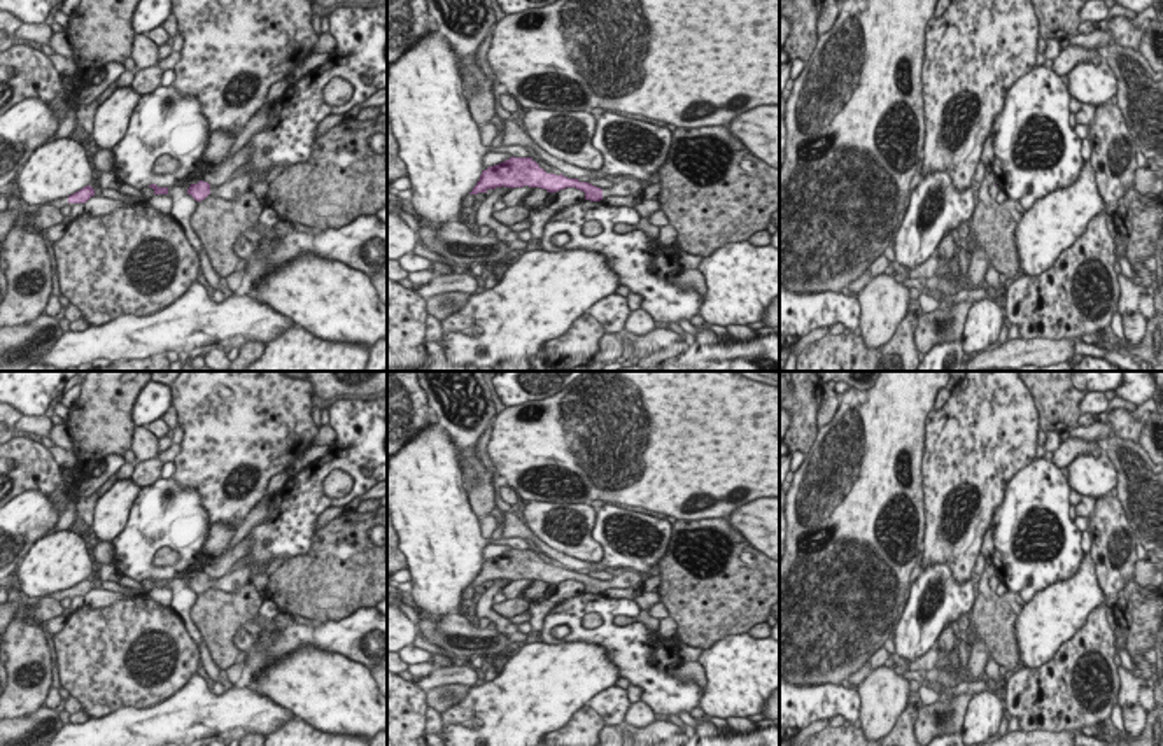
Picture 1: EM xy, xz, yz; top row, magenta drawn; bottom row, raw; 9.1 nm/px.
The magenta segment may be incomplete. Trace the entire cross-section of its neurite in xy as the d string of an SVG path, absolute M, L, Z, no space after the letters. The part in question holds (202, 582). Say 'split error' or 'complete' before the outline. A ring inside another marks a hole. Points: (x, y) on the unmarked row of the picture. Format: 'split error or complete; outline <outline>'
split error; outline M243 564L215 580L212 580L208 574L200 573L198 576L189 578L187 587L191 587L196 594L205 592L208 587L235 592L236 588L250 581L252 571L254 569L250 564Z

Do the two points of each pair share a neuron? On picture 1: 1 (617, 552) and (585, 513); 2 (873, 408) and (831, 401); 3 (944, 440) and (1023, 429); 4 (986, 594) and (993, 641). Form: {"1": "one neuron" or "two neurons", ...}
{"1": "two neurons", "2": "two neurons", "3": "one neuron", "4": "one neuron"}

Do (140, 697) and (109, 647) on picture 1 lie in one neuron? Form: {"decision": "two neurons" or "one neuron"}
{"decision": "one neuron"}

